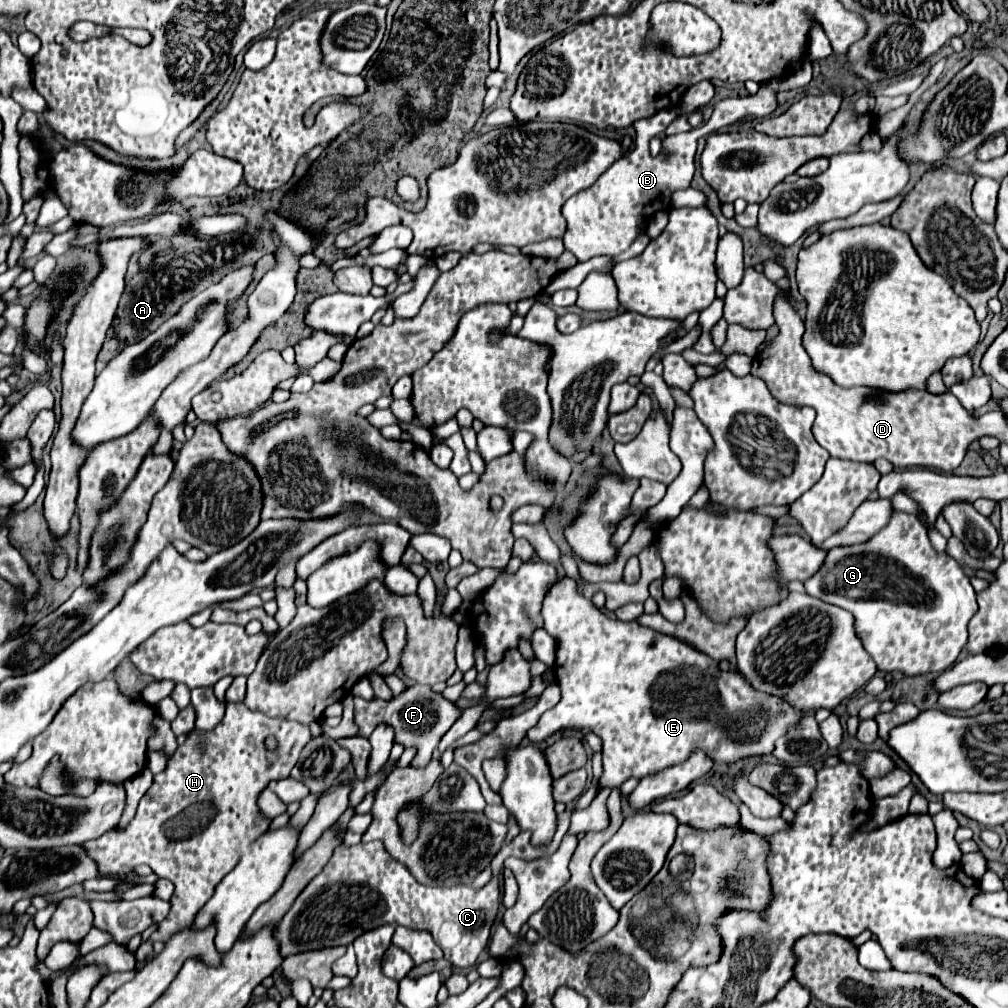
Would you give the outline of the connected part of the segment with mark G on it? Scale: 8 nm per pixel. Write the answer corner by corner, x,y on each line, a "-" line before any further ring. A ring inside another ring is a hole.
893,512
889,524
885,528
881,528
871,540
863,542
863,544
851,544
849,548
833,548
829,554
827,554
827,560
825,564
821,566
821,570
805,580
805,590
809,596
815,596
823,602
829,602
829,604
835,604
835,606
841,606
845,610
849,610
853,616
855,616
855,632
857,636
861,638
865,650
871,654
871,658
875,660
877,668
881,672
903,672
907,676
917,676
917,674
927,674
927,672
943,672
947,670
961,654
965,642
967,642
967,622
973,618
973,614
977,612
977,594
970,583
969,578
965,576
965,572
957,566
957,562
953,558
949,558
947,554
943,552
937,552
929,538
927,538
927,528
917,520
917,516
913,514
907,514
907,512

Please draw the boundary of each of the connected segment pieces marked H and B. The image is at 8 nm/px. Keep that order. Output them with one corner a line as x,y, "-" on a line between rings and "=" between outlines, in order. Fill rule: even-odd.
243,702
227,704
225,718
211,732
193,730
189,740
177,748
177,752
169,758
167,768
153,778
151,788
139,800
137,814
133,822
125,830
111,830
97,840
85,842
89,856
99,864
102,875
125,876
133,872
137,866
147,864
155,874
167,878
175,884
175,894
171,898
171,912
159,924
159,928
145,940
135,952
137,962
147,962
153,956
155,942
167,942
173,934
189,928
203,908
203,904
213,896
215,886
237,866
241,856
251,848
251,844
269,828
269,820
257,808
259,794
267,788
267,784
275,778
287,778
291,768
297,764
301,750
313,738
311,730
299,722
269,718
261,712
251,712
-
267,736
275,736
279,748
269,752
263,742
=
669,108
649,118
635,120
633,128
637,132
637,138
633,150
629,150
623,158
609,166
593,186
589,186
585,192
577,192
577,196
571,196
563,204
563,216
567,220
563,244
565,250
573,252
579,262
601,254
619,256
621,252
625,252
635,242
635,238
643,234
643,228
653,214
671,208
671,194
689,188
695,172
697,140
709,136
711,132
705,132
703,124
701,128
693,128
683,134
665,136
663,130
675,116
677,110
-
659,134
663,136
661,152
653,156
649,142

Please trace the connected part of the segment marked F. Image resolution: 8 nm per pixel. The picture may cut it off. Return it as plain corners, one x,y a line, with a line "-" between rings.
421,684
405,688
399,696
393,696
391,700
374,698
366,701
355,696
355,724
359,728
359,734
367,738
375,726
380,723
389,724
395,730
397,744
401,744
403,748
417,748
417,754
411,760
411,766
415,768
423,768
425,764
429,764
431,754
437,748
439,740
453,726
457,716
461,716
461,712
463,710
455,702
447,700
443,694
433,692
429,686
421,686

